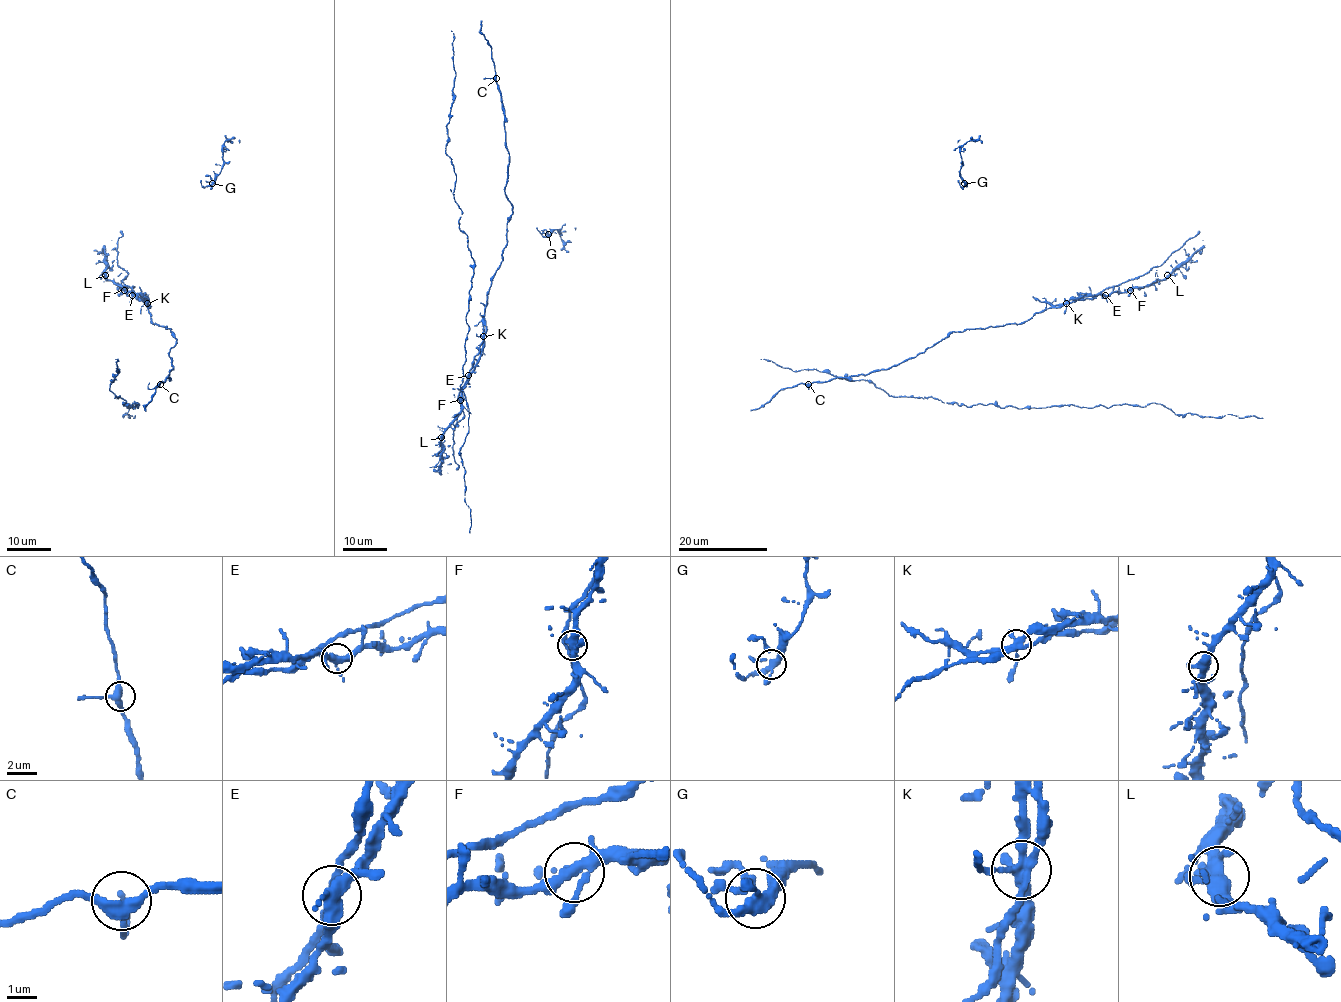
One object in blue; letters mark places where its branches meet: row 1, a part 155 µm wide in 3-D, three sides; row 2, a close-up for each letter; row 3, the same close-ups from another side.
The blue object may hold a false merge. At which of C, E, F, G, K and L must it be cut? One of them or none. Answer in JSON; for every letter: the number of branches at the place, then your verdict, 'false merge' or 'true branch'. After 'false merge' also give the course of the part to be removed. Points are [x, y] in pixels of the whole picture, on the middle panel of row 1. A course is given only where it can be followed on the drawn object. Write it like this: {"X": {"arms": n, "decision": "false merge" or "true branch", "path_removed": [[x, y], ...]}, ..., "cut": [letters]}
{"C": {"arms": 3, "decision": "true branch"}, "E": {"arms": 4, "decision": "true branch"}, "F": {"arms": 5, "decision": "true branch"}, "G": {"arms": 4, "decision": "true branch"}, "K": {"arms": 5, "decision": "true branch"}, "L": {"arms": 4, "decision": "true branch"}, "cut": []}

